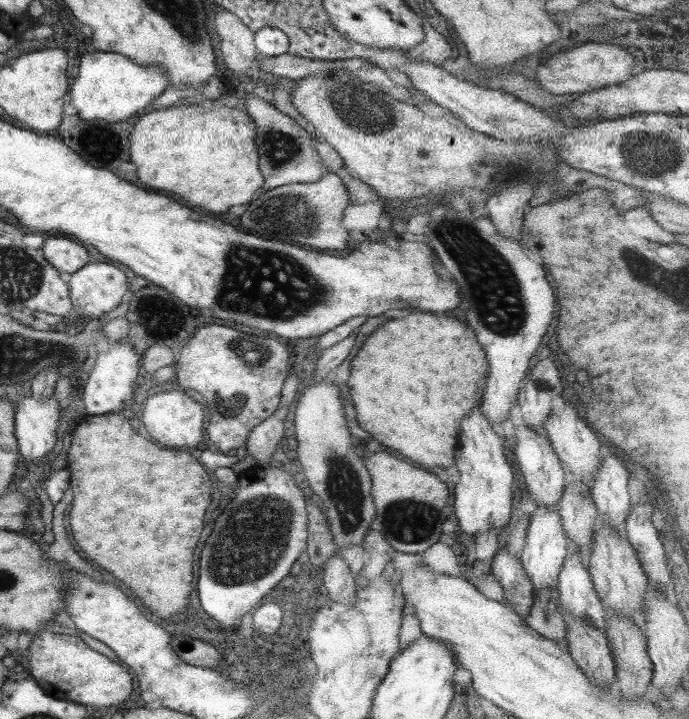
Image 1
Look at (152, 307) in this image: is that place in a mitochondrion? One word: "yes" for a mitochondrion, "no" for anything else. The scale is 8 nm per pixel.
no

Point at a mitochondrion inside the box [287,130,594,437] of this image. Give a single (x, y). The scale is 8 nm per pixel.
(497, 294)

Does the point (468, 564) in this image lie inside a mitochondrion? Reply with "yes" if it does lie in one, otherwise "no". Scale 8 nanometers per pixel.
no

